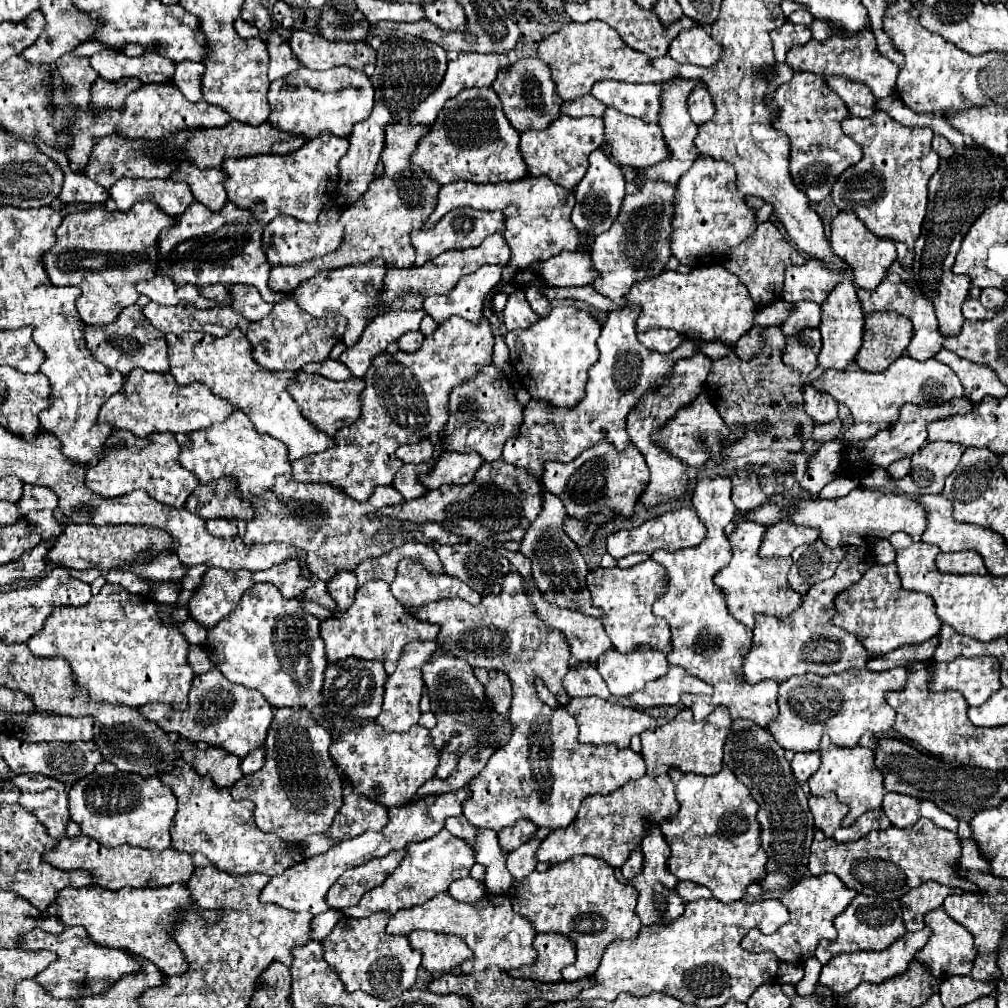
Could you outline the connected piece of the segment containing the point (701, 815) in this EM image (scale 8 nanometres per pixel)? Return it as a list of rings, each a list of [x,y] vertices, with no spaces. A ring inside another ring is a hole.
[[[727,765],[709,777],[681,773],[679,769],[671,769],[669,775],[681,807],[677,817],[659,827],[669,843],[671,857],[677,857],[677,863],[667,863],[669,873],[681,881],[707,887],[721,903],[743,899],[747,887],[767,875],[767,853],[761,847],[761,825],[757,821],[759,805]]]

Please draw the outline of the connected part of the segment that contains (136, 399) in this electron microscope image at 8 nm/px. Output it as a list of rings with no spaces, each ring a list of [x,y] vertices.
[[[133,369],[127,377],[121,393],[109,397],[99,413],[99,423],[117,425],[121,429],[133,431],[137,437],[147,437],[155,431],[169,431],[169,433],[193,433],[197,429],[207,429],[213,423],[225,421],[233,411],[235,405],[229,401],[211,395],[211,391],[201,383],[179,385],[171,373],[151,373],[145,369]]]

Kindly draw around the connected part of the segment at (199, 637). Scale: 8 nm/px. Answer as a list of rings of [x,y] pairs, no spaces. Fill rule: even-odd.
[[[191,619],[187,625],[183,625],[183,631],[187,633],[187,641],[193,643],[193,645],[203,645],[205,637],[207,637],[207,631],[205,629],[199,629]]]

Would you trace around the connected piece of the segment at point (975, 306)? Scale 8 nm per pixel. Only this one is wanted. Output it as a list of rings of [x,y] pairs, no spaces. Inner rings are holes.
[[[967,299],[963,303],[963,317],[969,319],[969,321],[979,321],[979,319],[987,319],[987,317],[993,317],[995,311],[991,309],[983,309],[983,305],[977,301],[977,299]]]

